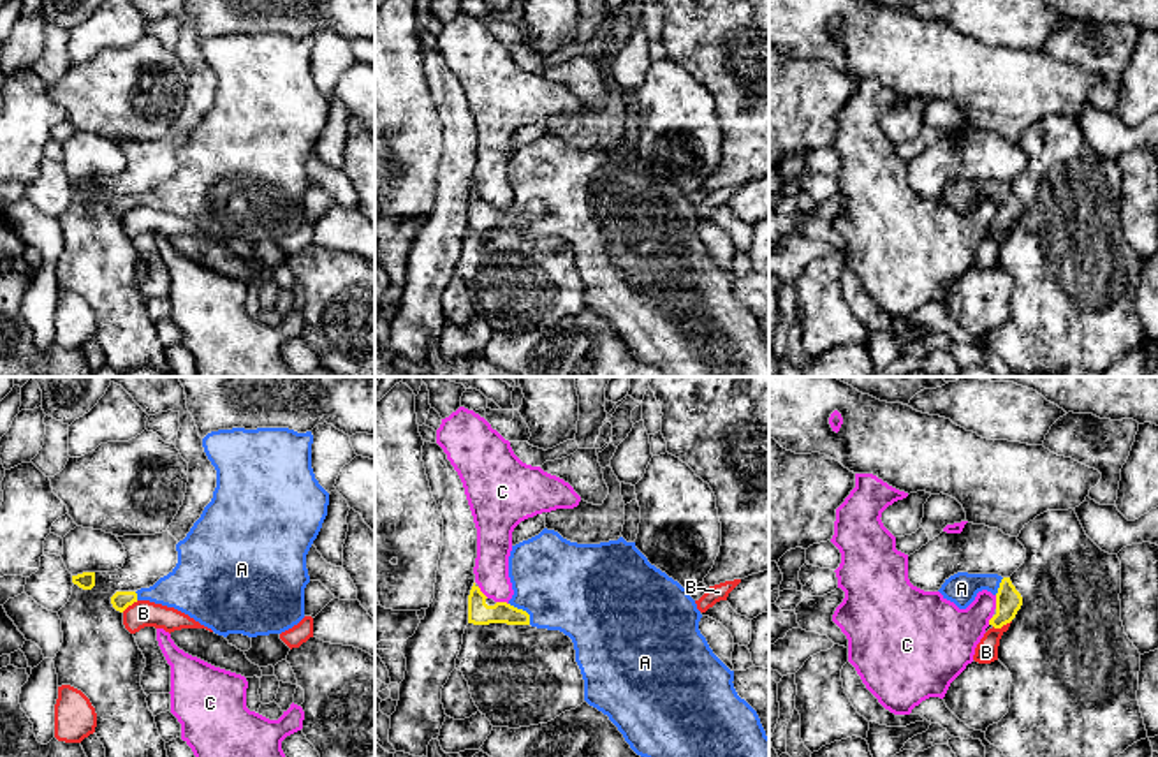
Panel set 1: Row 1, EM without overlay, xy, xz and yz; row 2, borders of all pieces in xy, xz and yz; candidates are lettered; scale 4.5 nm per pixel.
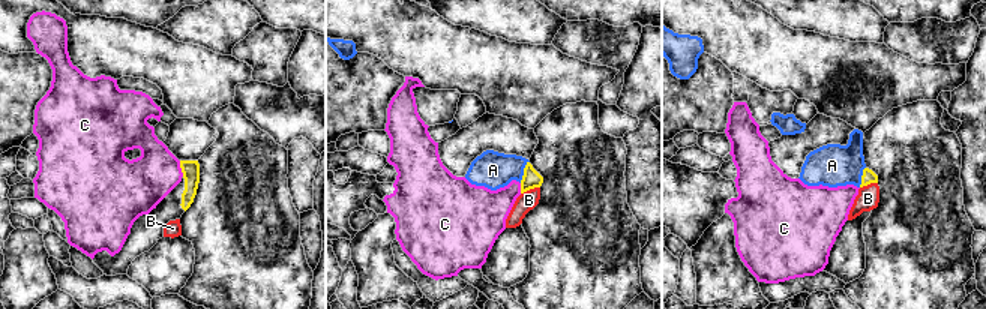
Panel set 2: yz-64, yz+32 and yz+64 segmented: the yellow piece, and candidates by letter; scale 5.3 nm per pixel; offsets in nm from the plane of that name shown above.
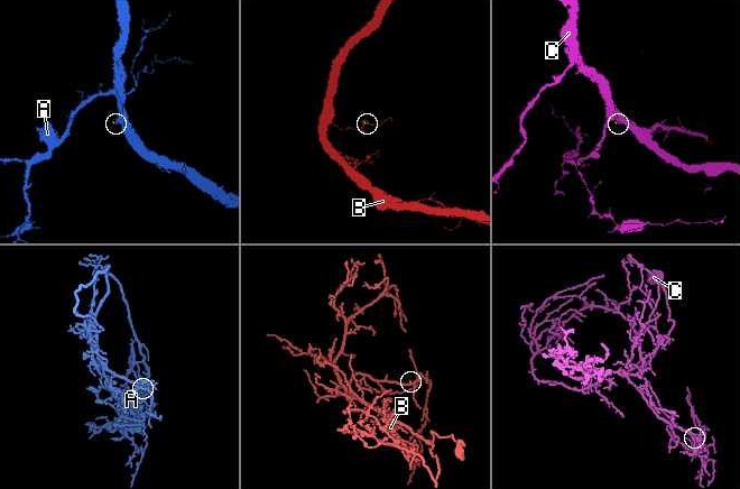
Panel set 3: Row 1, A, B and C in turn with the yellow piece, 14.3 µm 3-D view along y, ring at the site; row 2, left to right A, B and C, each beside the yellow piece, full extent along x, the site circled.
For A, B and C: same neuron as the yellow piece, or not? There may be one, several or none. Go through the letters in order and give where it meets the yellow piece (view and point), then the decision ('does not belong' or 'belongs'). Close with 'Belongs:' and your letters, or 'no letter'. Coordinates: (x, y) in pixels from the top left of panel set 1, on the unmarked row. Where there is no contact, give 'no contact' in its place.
A: xz (521, 215) | belongs
B: yz (1002, 231) | does not belong
C: yz (996, 208) | does not belong
Belongs: A

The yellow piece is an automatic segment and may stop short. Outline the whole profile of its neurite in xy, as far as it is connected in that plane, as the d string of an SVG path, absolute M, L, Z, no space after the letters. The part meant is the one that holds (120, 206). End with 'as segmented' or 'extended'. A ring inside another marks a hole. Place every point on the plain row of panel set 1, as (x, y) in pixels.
M289 33L208 39L202 53L216 76L216 93L201 123L176 150L176 173L150 194L116 197L113 213L123 218L137 206L150 206L174 213L224 243L282 239L297 231L304 224L310 188L306 160L329 111L329 99L311 74L311 49L311 37Z | extended

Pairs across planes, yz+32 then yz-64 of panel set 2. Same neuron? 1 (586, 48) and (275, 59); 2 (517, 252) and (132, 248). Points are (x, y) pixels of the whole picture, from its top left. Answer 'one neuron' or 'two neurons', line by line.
1: one neuron
2: two neurons

